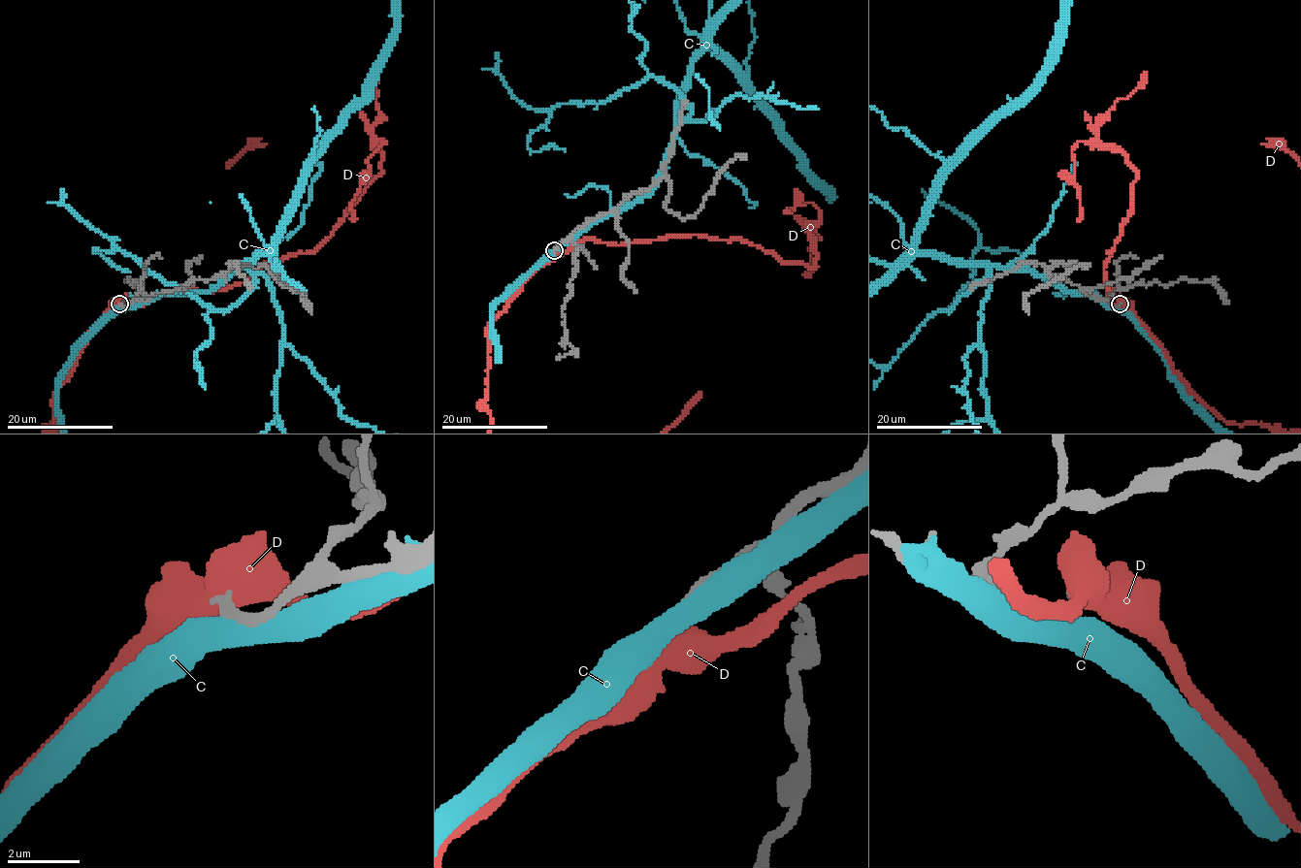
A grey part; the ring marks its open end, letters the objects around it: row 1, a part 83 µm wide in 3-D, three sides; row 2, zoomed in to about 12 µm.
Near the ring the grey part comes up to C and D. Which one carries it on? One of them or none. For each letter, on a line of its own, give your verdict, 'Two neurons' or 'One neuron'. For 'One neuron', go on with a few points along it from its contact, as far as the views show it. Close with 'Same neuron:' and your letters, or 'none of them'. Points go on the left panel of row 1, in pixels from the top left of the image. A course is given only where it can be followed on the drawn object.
C: Two neurons
D: Two neurons
Same neuron: none of them

